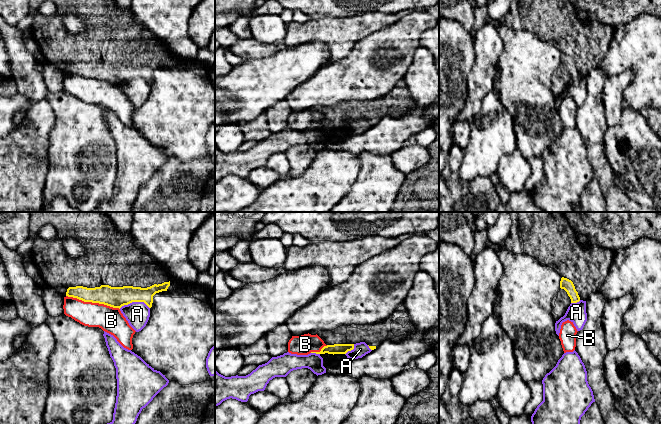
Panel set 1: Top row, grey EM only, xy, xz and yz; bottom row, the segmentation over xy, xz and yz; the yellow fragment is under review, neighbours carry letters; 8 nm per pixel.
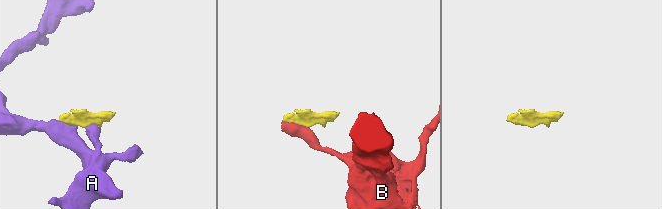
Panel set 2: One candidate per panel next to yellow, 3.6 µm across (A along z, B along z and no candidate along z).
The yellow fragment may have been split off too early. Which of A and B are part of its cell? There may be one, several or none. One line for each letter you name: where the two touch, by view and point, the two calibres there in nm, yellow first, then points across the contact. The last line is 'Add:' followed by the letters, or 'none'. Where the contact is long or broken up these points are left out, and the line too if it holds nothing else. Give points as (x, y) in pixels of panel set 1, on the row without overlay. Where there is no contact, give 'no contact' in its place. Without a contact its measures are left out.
Add: none

